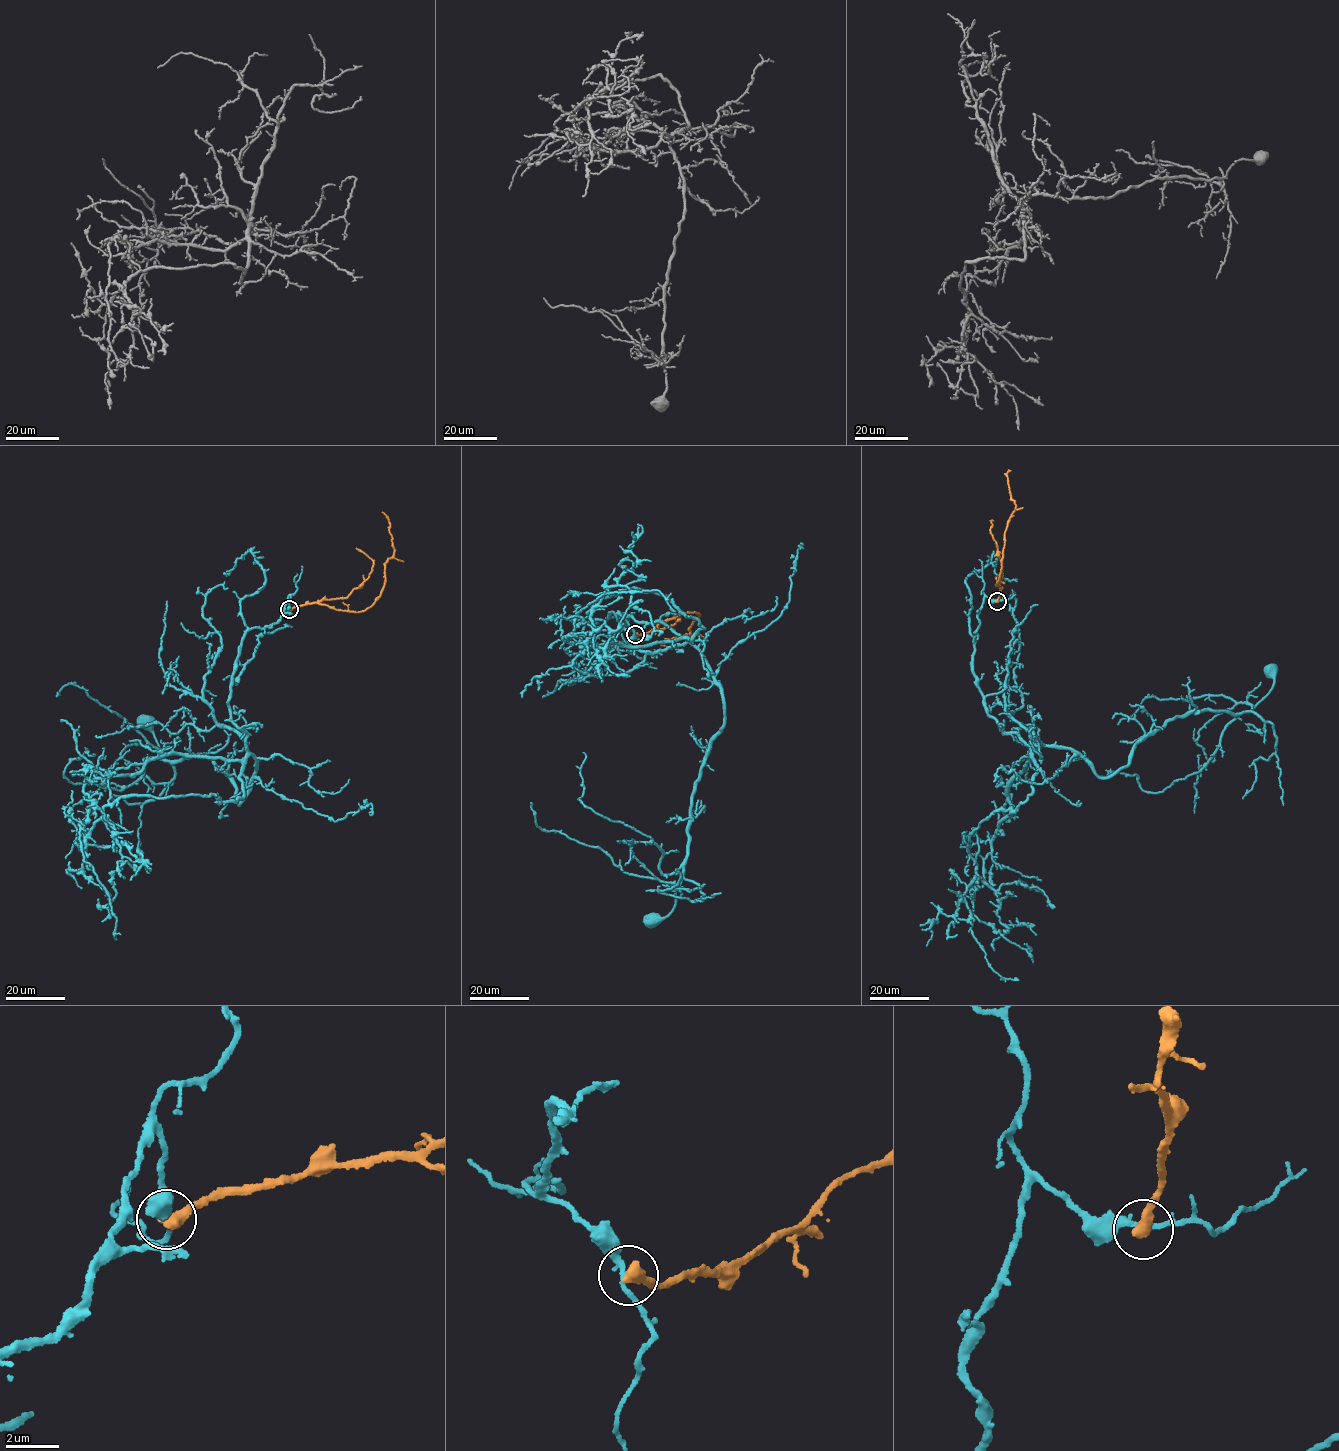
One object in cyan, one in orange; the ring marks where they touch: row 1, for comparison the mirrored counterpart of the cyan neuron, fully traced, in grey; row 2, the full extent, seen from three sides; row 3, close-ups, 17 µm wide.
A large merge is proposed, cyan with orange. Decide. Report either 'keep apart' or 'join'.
keep apart

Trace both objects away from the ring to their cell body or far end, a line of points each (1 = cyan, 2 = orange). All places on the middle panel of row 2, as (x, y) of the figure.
1: (635, 634), (628, 615), (609, 615), (664, 623), (689, 640), (724, 712), (692, 797), (675, 903), (650, 920)
2: (635, 634), (646, 634), (675, 616), (698, 613), (698, 618), (689, 626), (692, 636), (675, 637), (661, 645)

